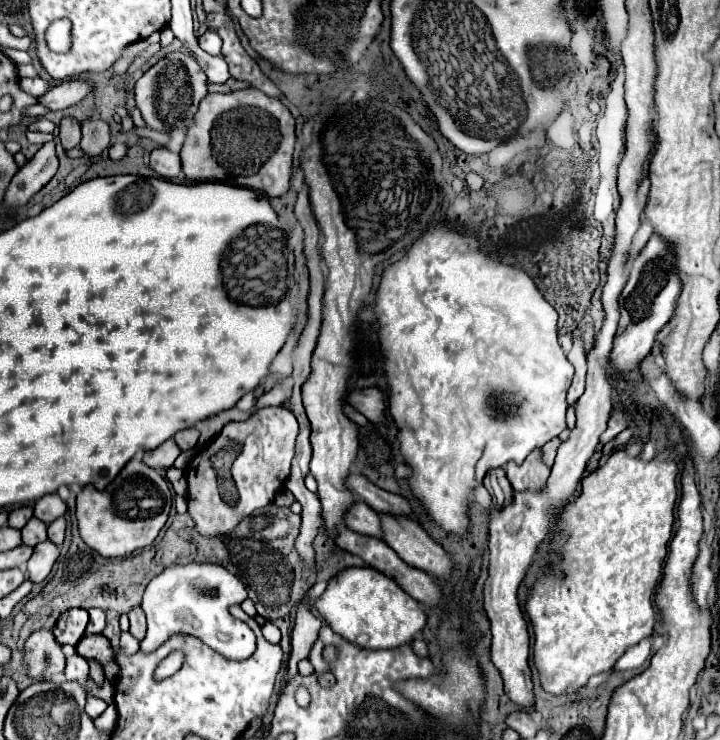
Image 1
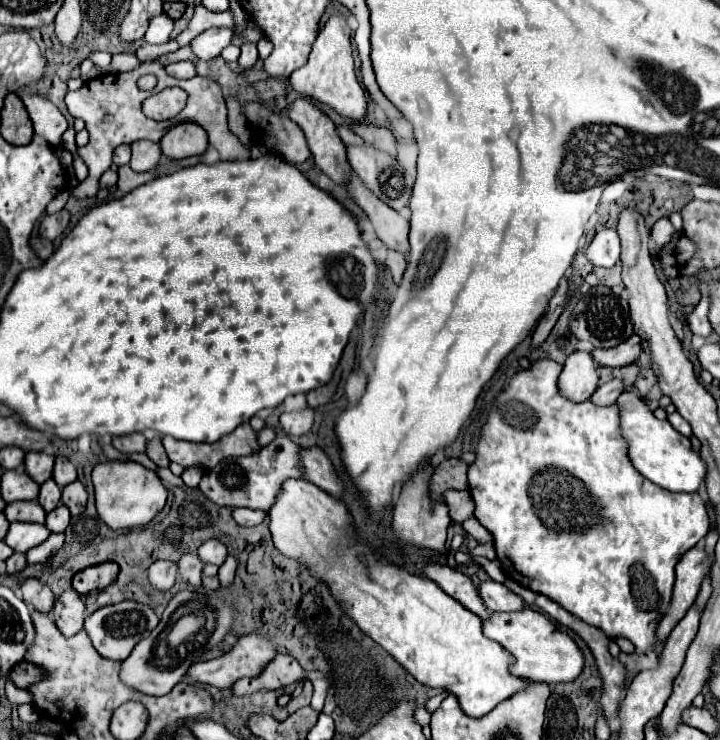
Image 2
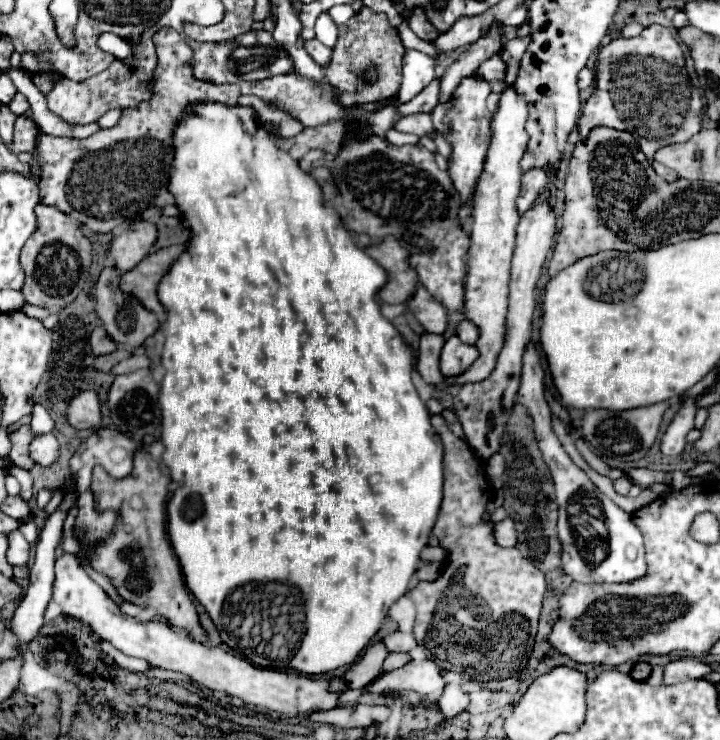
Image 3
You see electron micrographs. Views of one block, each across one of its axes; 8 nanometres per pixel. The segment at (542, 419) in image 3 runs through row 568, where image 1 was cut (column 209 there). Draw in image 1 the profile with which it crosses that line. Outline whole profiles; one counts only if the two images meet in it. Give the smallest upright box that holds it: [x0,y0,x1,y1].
[140,564,256,660]

